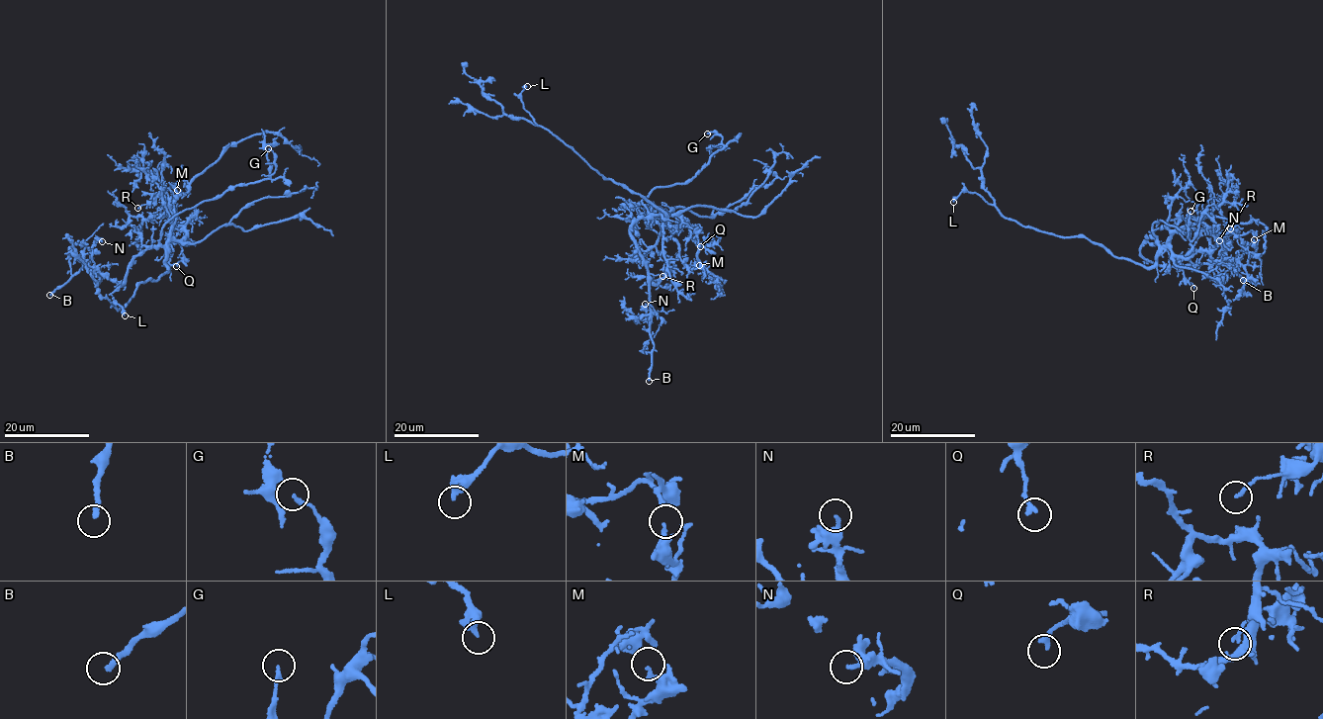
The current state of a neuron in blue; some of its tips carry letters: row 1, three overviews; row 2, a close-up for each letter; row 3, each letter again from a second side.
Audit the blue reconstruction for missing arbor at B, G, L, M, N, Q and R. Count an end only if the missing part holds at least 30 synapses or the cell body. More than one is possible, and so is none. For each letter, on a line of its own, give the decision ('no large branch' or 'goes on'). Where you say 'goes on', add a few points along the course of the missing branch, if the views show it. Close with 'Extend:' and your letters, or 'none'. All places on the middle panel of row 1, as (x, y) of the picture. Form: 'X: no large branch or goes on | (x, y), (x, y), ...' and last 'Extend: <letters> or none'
B: goes on
G: no large branch
L: no large branch
M: no large branch
N: no large branch
Q: no large branch
R: no large branch
Extend: B

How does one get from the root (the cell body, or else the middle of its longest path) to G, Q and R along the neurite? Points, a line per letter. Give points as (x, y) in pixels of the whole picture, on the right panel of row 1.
G: (1147, 266), (1155, 262), (1158, 247), (1152, 224), (1163, 221), (1190, 233), (1191, 241), (1188, 235), (1190, 211)
Q: (1147, 266), (1155, 262), (1156, 253), (1167, 247), (1178, 258), (1184, 279), (1193, 288)
R: (1147, 266), (1179, 229), (1201, 222), (1222, 233), (1235, 227), (1230, 228)

